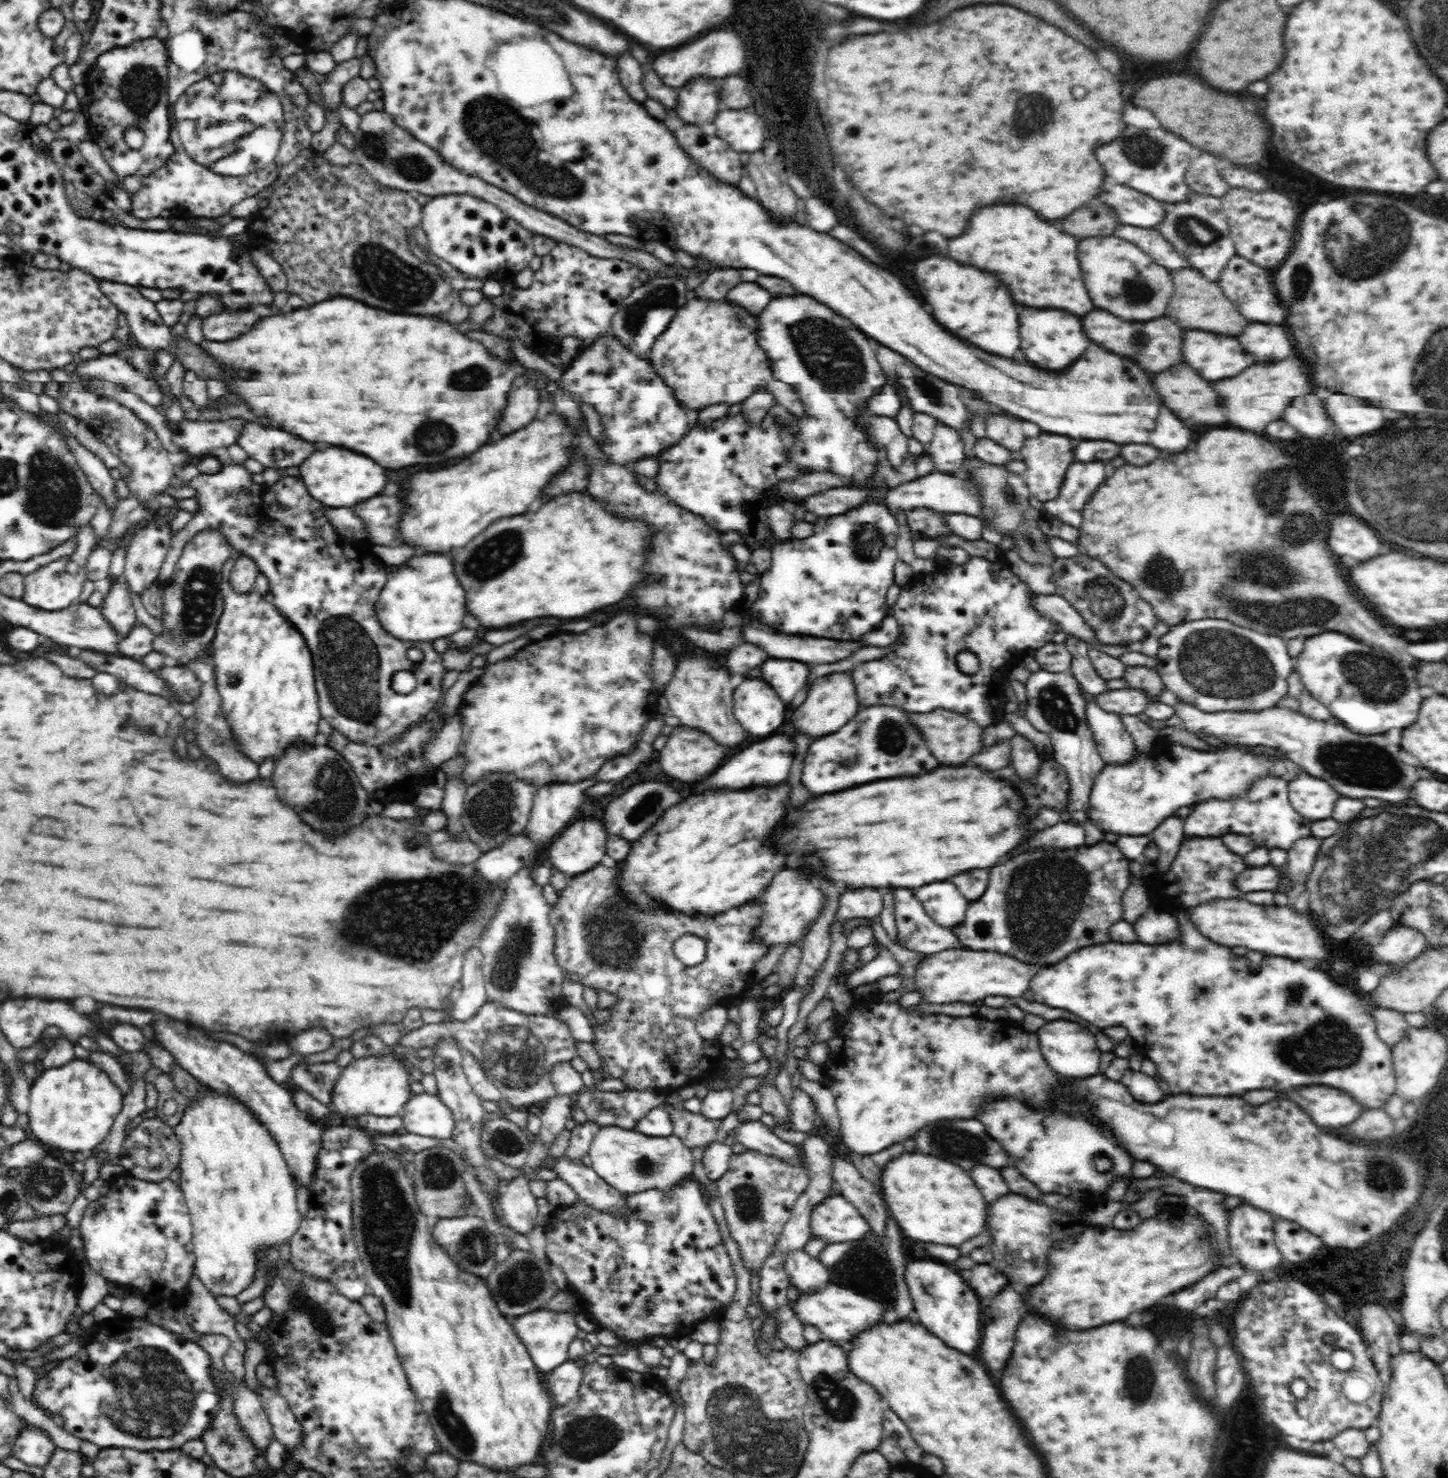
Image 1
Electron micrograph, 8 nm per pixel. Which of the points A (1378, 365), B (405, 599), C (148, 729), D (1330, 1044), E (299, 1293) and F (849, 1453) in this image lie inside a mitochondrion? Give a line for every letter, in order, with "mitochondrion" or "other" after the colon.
A: other
B: other
C: mitochondrion
D: mitochondrion
E: mitochondrion
F: other

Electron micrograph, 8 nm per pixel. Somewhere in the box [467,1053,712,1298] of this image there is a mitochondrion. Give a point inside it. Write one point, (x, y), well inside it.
(506, 1142)

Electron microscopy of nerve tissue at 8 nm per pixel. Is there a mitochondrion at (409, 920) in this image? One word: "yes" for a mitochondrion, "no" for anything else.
yes

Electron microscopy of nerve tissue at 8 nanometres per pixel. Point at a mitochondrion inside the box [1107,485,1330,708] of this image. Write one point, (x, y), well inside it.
(1216, 663)

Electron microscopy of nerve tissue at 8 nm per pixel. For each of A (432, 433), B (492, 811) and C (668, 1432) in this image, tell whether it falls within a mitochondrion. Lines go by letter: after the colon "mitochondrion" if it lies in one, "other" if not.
A: mitochondrion
B: mitochondrion
C: other

